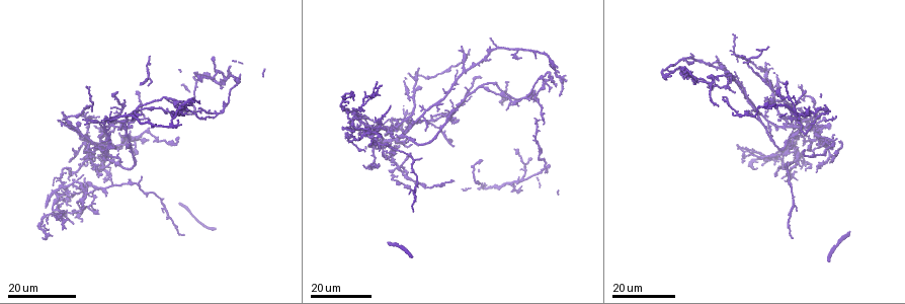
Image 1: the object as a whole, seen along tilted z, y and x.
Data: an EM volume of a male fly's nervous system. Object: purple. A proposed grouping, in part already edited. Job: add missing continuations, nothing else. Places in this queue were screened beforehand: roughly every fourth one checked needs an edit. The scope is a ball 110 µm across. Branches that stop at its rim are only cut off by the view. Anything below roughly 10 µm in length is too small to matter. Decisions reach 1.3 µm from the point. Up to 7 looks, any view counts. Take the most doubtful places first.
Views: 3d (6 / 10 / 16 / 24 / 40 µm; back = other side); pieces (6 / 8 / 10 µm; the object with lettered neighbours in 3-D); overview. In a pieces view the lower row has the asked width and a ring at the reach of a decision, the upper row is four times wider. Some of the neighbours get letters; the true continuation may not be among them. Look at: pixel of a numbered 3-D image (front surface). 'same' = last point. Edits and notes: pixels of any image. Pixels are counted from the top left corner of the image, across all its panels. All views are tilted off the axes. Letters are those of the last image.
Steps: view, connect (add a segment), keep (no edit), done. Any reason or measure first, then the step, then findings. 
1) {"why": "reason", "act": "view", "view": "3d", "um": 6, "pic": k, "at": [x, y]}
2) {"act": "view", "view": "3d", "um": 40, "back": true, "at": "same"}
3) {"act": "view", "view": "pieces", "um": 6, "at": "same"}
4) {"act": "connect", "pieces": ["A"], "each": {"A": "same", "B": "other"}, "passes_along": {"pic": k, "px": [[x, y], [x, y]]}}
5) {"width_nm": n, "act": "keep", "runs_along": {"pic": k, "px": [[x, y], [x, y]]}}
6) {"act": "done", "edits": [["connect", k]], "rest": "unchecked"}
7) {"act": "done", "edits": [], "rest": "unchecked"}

{"why": "branch stops here", "act": "view", "view": "3d", "um": 24, "pic": 1, "at": [770, 101]}

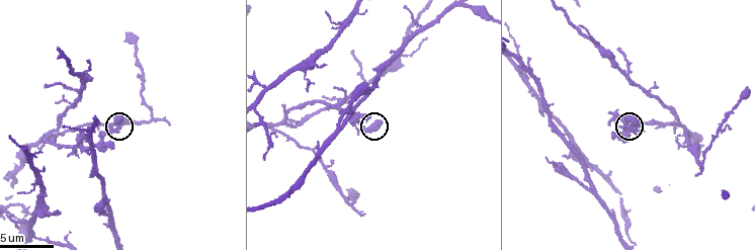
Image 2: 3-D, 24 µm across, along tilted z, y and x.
{"act": "view", "view": "pieces", "um": 8, "pic": 2, "at": [119, 119]}

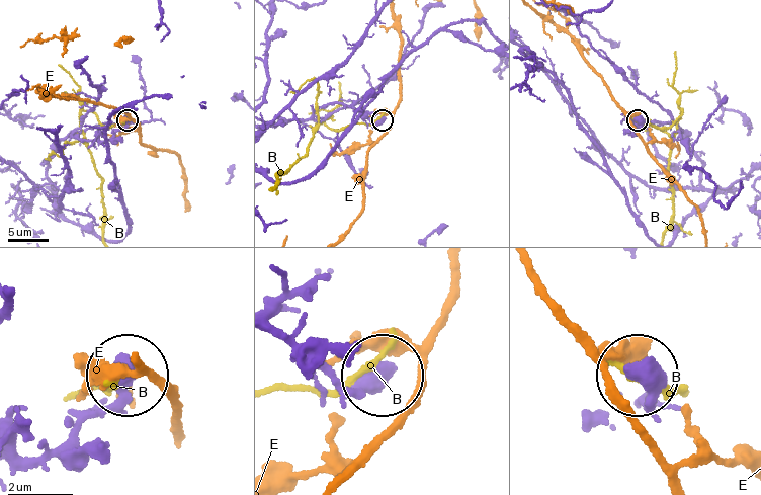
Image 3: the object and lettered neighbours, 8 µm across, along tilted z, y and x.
{"act": "keep", "each": {"B": "other", "E": "other"}, "runs_along": {"pic": 3, "px": [[274, 331], [341, 384], [379, 378]]}, "found": "no lettered segment goes on from it"}

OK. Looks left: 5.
{"why": "free end", "act": "view", "view": "3d", "um": 16, "pic": 1, "at": [123, 142]}

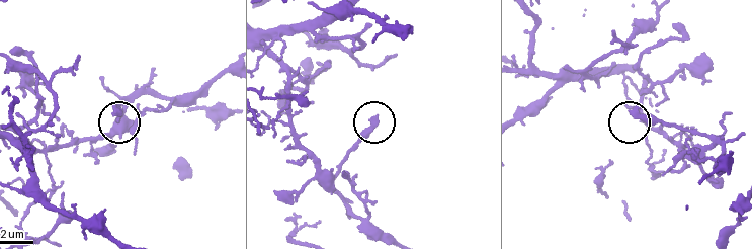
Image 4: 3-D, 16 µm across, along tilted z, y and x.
{"act": "view", "view": "pieces", "um": 8, "pic": 4, "at": [632, 114]}

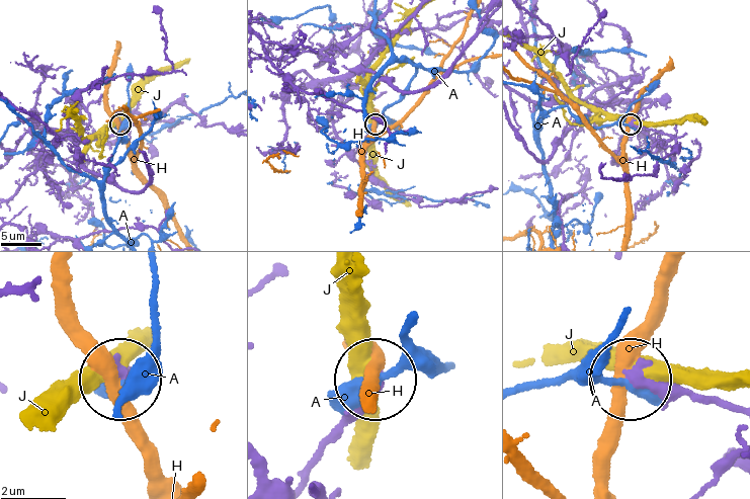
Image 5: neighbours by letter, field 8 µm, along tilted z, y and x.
{"act": "keep", "each": {"A": "other", "H": "other", "J": "other"}, "runs_along": {"pic": 5, "px": [[739, 407], [638, 380]]}, "found": "none of them fits"}

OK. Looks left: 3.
{"why": "branch stops here", "act": "view", "view": "3d", "um": 16, "pic": 1, "at": [827, 261]}

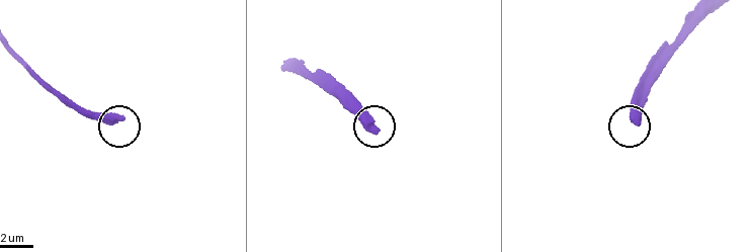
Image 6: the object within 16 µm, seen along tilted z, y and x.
{"act": "view", "view": "3d", "um": 10, "pic": 6, "at": [124, 120]}

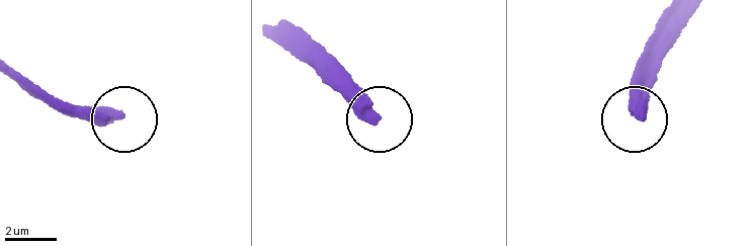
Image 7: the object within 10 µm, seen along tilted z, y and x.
{"act": "view", "view": "pieces", "um": 6, "pic": 7, "at": [119, 115]}

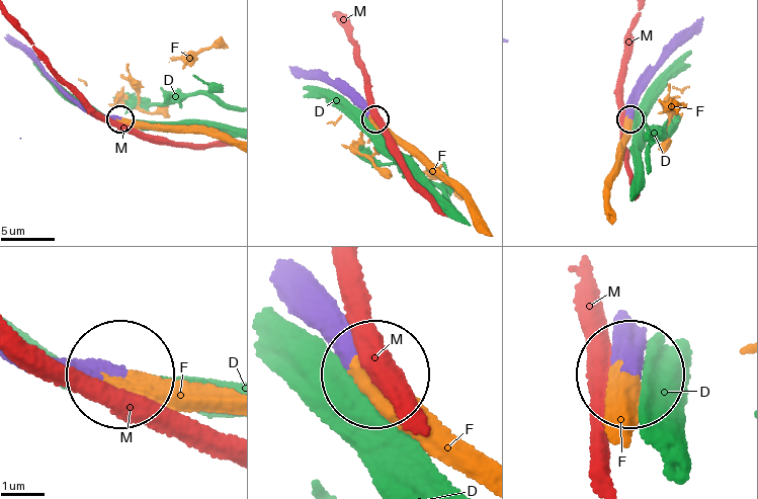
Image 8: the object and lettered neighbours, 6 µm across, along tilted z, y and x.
{"act": "connect", "pieces": ["F"], "each": {"D": "other", "F": "same", "M": "other"}, "found": "it goes on there"}

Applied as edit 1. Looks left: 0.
{"act": "done", "edits": [["connect", 8]], "rest": "unchecked"}

